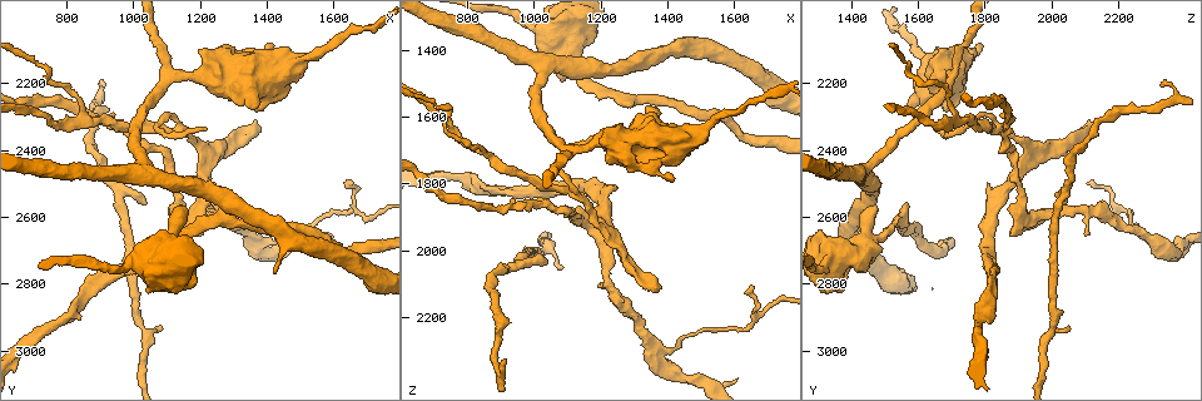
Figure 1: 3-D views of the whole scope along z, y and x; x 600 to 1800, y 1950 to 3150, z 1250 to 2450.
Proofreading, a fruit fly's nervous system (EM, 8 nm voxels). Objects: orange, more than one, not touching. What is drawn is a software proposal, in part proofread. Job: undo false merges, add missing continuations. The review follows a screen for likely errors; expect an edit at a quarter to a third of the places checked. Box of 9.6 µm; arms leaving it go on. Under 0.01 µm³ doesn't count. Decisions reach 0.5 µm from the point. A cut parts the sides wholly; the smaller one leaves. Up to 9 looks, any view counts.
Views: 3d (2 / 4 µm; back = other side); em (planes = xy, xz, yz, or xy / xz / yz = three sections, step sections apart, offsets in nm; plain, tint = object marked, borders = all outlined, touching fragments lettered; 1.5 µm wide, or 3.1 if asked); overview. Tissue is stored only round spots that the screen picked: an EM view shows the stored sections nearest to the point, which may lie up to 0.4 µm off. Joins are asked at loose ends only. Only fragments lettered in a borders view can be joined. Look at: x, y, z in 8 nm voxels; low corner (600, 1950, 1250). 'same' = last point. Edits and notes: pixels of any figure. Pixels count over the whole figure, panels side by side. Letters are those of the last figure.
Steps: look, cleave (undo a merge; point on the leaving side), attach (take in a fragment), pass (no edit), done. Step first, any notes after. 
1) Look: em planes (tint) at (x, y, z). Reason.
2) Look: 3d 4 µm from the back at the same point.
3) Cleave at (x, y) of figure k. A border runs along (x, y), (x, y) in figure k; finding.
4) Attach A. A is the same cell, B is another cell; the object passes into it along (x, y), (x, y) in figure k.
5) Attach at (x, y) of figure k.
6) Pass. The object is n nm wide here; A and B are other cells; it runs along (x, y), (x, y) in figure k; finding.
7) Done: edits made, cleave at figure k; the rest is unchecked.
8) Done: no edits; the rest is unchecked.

Look: 3d 2 µm from the back at (1360, 2310, 2110). An open end.

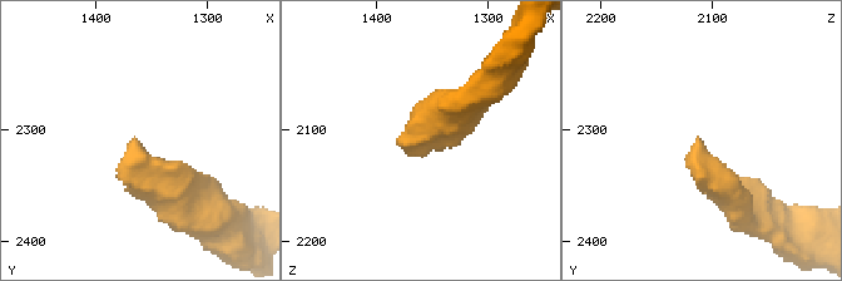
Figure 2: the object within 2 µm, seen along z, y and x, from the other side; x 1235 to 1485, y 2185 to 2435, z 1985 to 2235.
Look: em xz step 8 (borders) at (1364, 2312, 2120). Need the tissue.

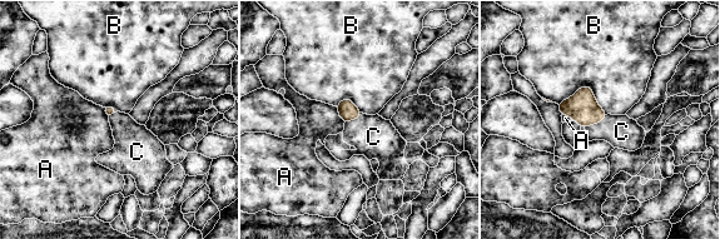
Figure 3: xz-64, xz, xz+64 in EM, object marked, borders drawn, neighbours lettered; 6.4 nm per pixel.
Attach C. C is the same cell, A and B are other cells; the object passes into it along (582, 106), (596, 122), (621, 132) in figure 3; the neuron continues.

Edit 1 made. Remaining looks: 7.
Look: overview. Redraw.

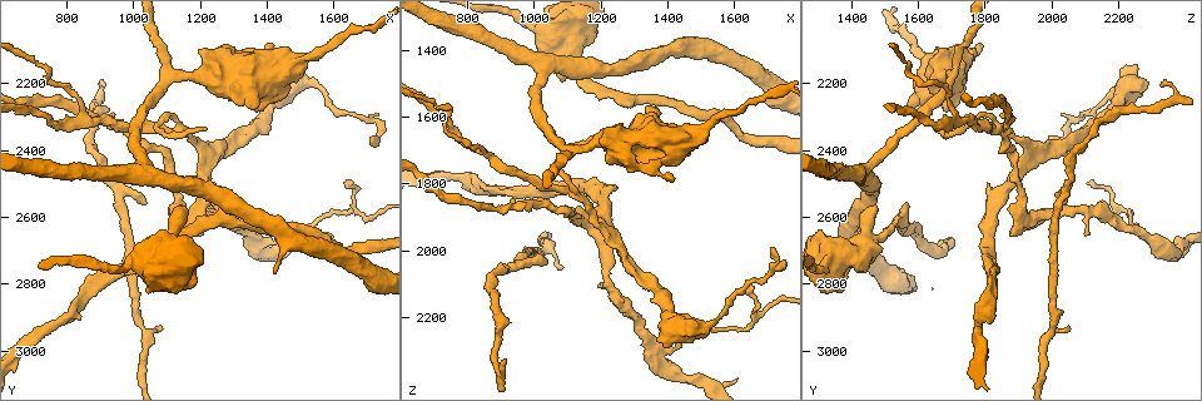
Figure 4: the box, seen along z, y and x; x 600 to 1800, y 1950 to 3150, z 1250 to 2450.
Look: em xz step 8 (tint) at (1100, 2410, 1880). Sharp bend.

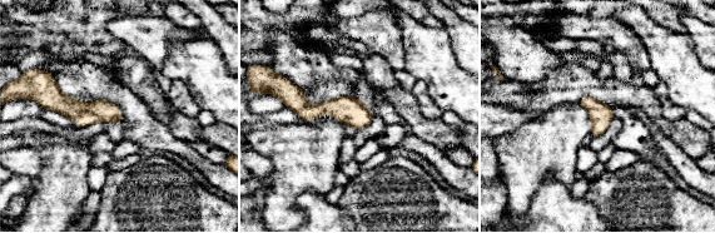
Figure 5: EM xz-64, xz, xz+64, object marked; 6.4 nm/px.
Look: em xy step 4 (borders) at the same point.

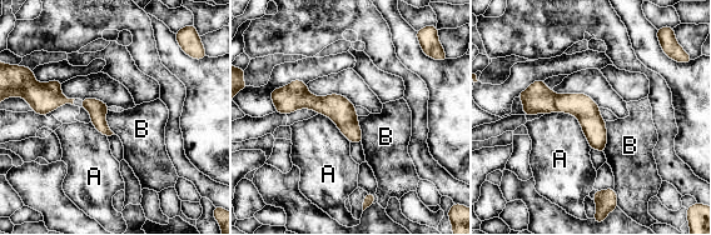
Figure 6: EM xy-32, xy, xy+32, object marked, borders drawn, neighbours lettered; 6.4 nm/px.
Pass. The object is 120 nm wide here; A and B are other cells; a border runs along (545, 113), (571, 113), (591, 148) in figure 6; all the same neuron.

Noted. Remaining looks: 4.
Look: em planes (tint) at (960, 2540, 2030). A fork.

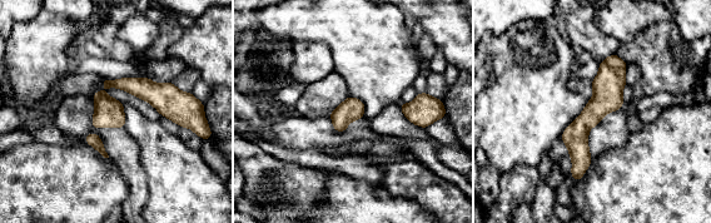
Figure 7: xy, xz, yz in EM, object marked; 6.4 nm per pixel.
Look: em planes (borders) at the same point. See the neighbours.

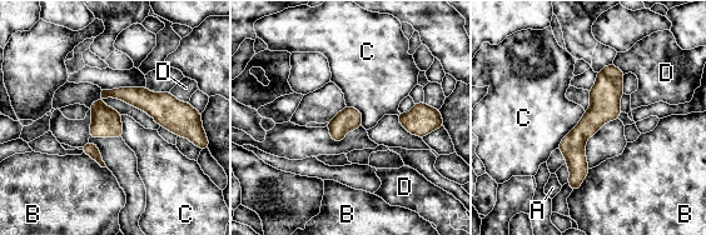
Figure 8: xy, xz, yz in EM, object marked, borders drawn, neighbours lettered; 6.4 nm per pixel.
Pass. The object is 150 nm wide here; the longest contact is with C, 300 nm; A, B, C and D are other cells; one neuron here.

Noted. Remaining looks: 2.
Look: em xy step 4 (tint) at (1120, 2180, 1690).

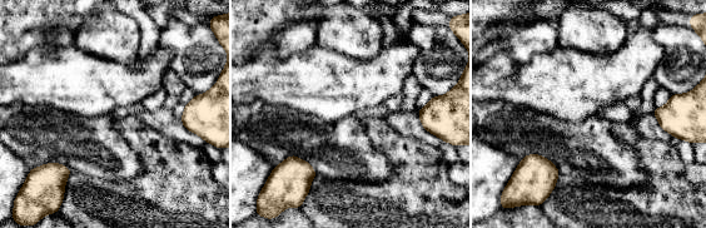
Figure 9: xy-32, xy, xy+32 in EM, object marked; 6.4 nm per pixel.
Look: em planes (borders) at the same point.

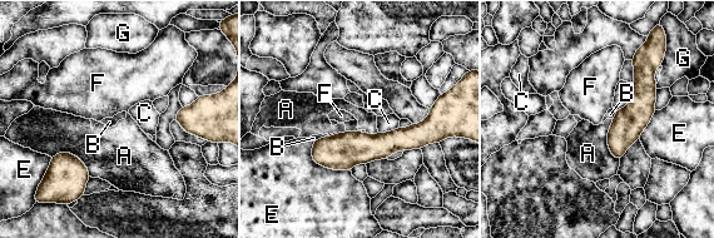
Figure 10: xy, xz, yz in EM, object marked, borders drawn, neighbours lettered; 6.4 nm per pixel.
Pass. The object is 200 nm wide here; A, B, C, E, F and G are other cells; a border runs along (51, 157), (72, 153), (90, 175) in figure 10; one neuron here.

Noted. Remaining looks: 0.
Done: edits made, attach at figure 3; the rest is unchecked.

